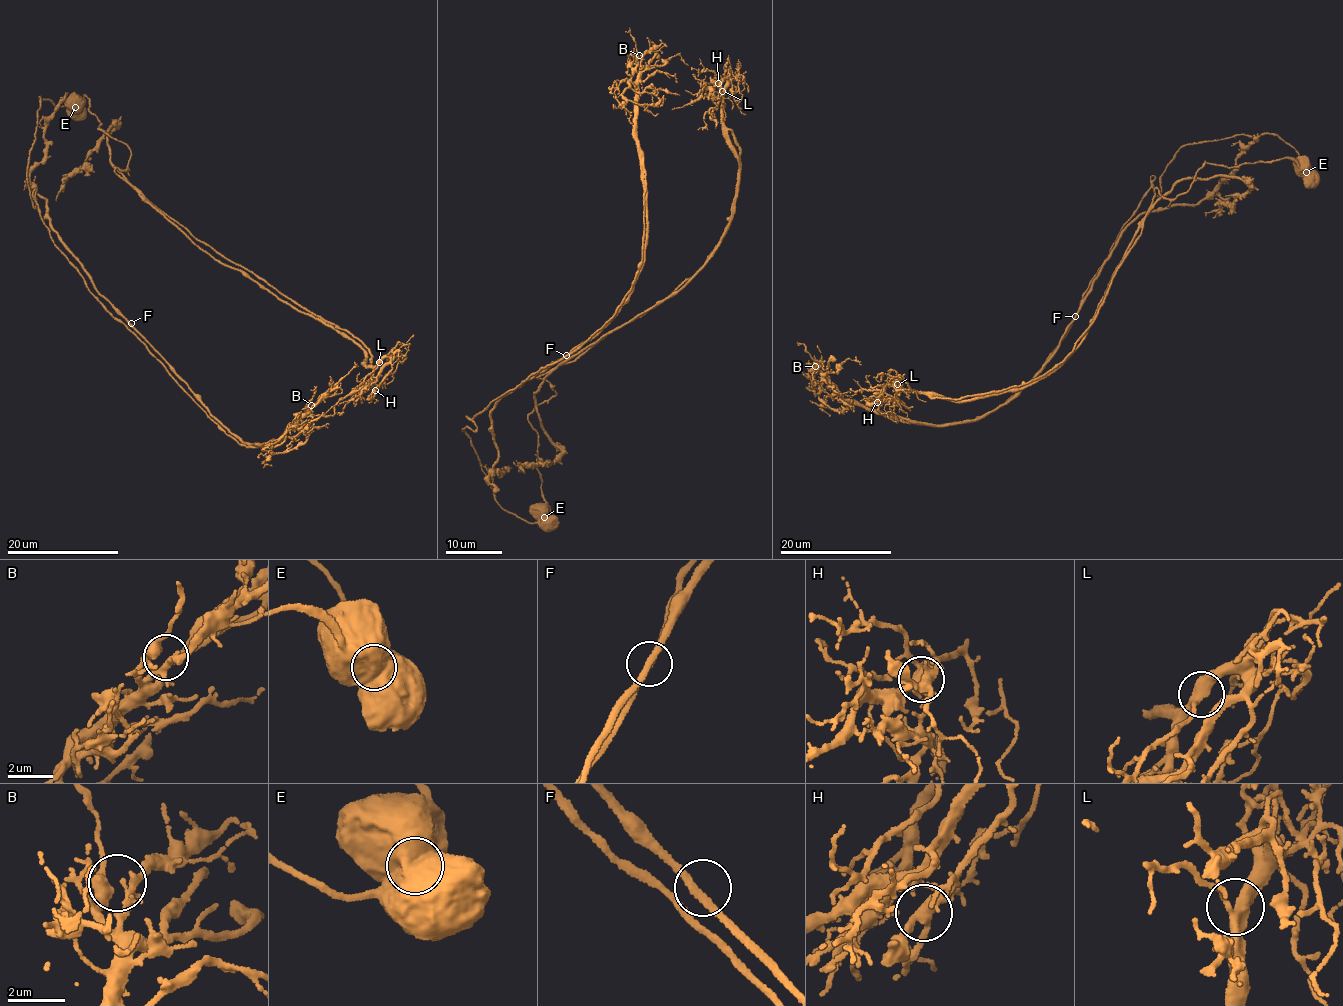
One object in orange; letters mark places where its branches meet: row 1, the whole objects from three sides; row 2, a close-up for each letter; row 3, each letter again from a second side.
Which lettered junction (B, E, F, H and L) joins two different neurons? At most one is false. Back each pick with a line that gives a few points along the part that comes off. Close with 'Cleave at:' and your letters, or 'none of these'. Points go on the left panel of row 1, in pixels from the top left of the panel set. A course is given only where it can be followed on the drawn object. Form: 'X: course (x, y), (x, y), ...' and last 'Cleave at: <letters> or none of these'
E: course (75, 107), (86, 96), (98, 129), (130, 149), (127, 181), (197, 246), (362, 350), (366, 387), (316, 418)
Cleave at: E

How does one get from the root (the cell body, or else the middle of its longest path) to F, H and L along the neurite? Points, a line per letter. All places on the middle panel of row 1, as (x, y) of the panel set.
F: (540, 510), (528, 523), (497, 502), (462, 430), (474, 432), (473, 419), (491, 402), (566, 355)
H: (540, 510), (528, 414), (556, 393), (542, 382), (546, 372), (685, 285), (730, 220), (739, 159), (718, 83)
L: (540, 510), (528, 414), (556, 393), (542, 382), (546, 372), (685, 285), (726, 229), (739, 159), (722, 91)

